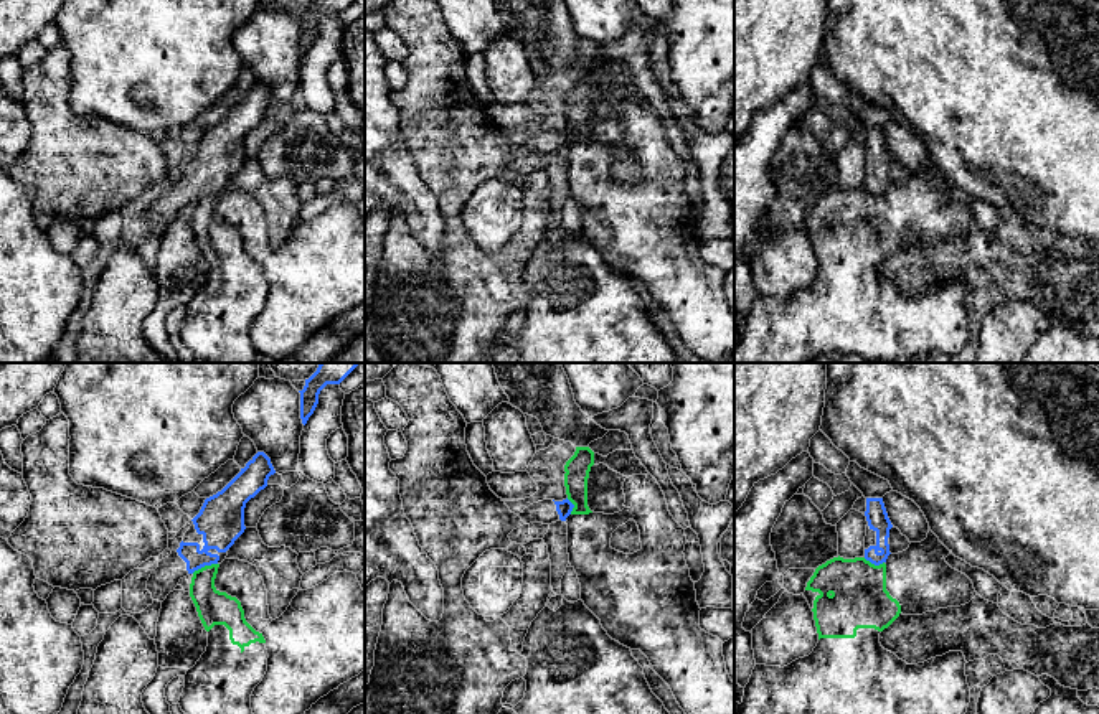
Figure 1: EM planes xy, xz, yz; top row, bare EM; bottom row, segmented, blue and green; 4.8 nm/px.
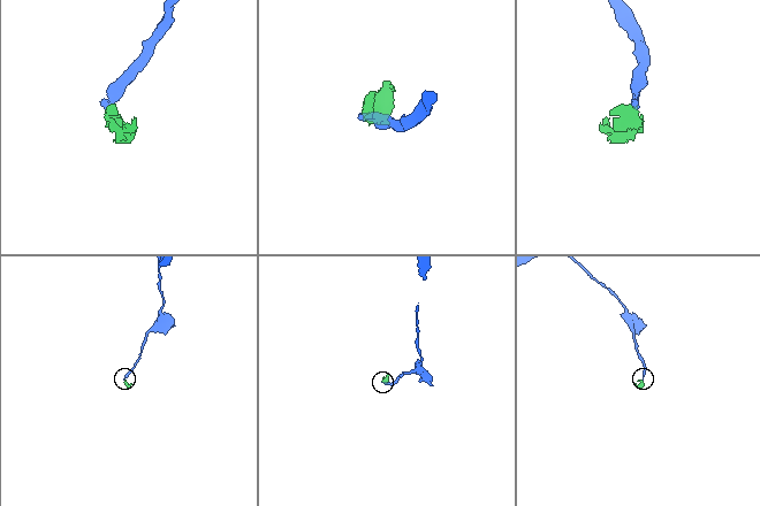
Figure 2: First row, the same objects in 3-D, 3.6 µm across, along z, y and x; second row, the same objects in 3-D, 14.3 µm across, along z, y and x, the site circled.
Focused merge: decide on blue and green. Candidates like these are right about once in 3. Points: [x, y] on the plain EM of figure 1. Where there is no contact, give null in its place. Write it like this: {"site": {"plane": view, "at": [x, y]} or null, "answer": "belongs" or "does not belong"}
{"site": {"plane": "xy", "at": [203, 197]}, "answer": "does not belong"}

